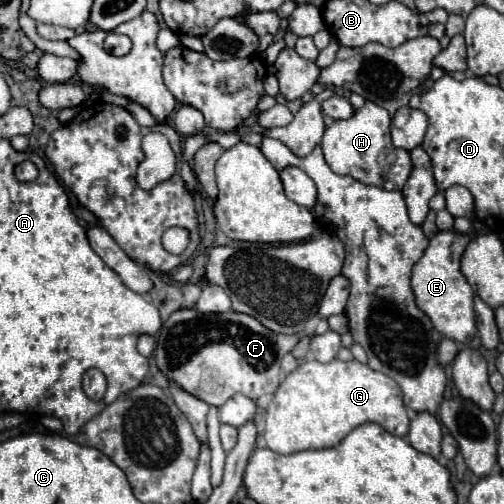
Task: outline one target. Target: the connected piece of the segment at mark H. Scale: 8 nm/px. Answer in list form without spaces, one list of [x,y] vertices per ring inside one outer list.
[[[365,101],[363,107],[355,109],[353,117],[339,119],[331,127],[325,129],[321,147],[327,159],[327,165],[339,173],[349,175],[365,185],[375,185],[387,191],[399,191],[407,183],[411,175],[411,155],[407,149],[395,149],[389,135],[391,117],[387,109],[375,105],[373,101]]]

